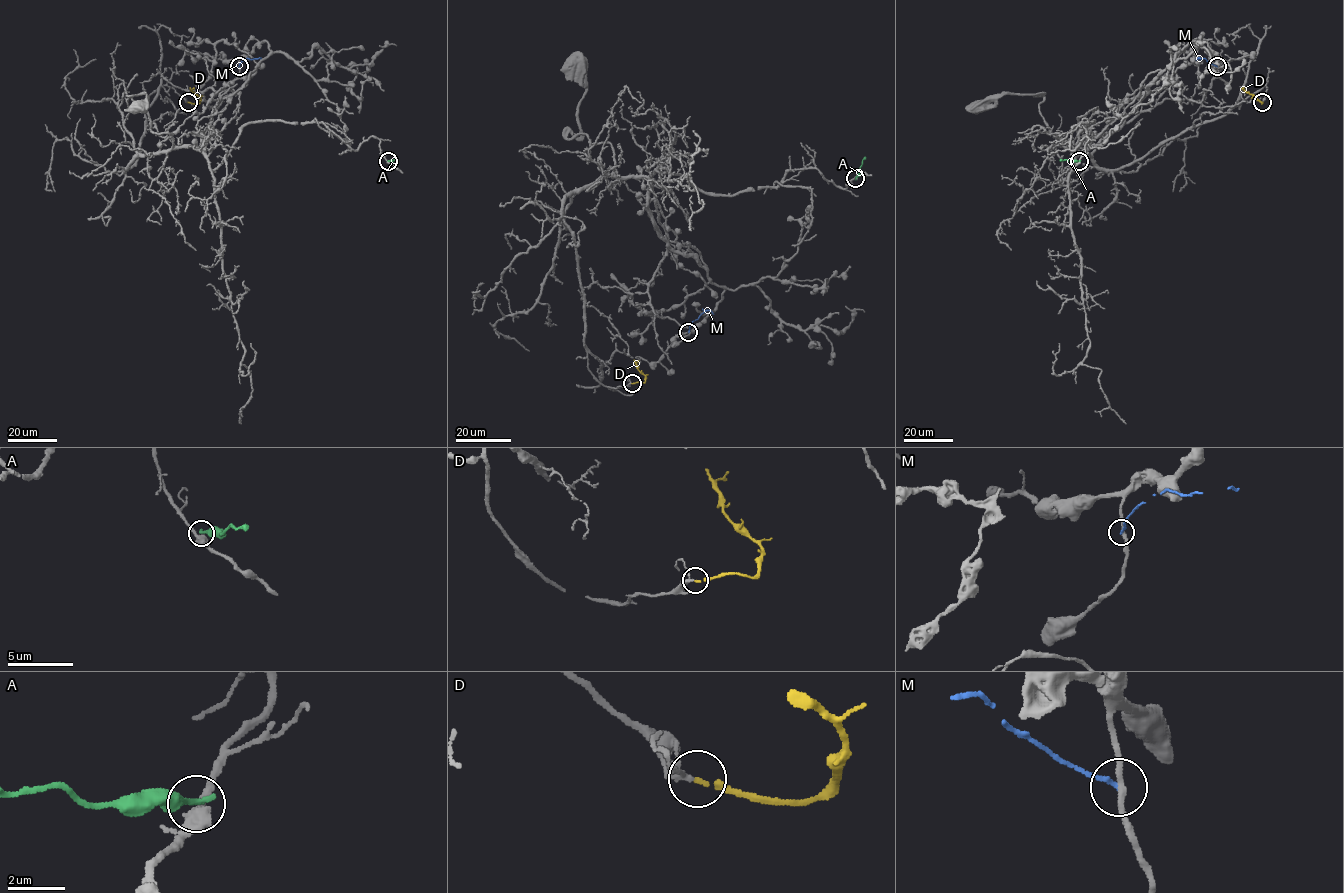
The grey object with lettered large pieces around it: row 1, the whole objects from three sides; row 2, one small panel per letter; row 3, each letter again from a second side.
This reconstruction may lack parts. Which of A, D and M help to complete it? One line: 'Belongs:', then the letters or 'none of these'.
Belongs: D

